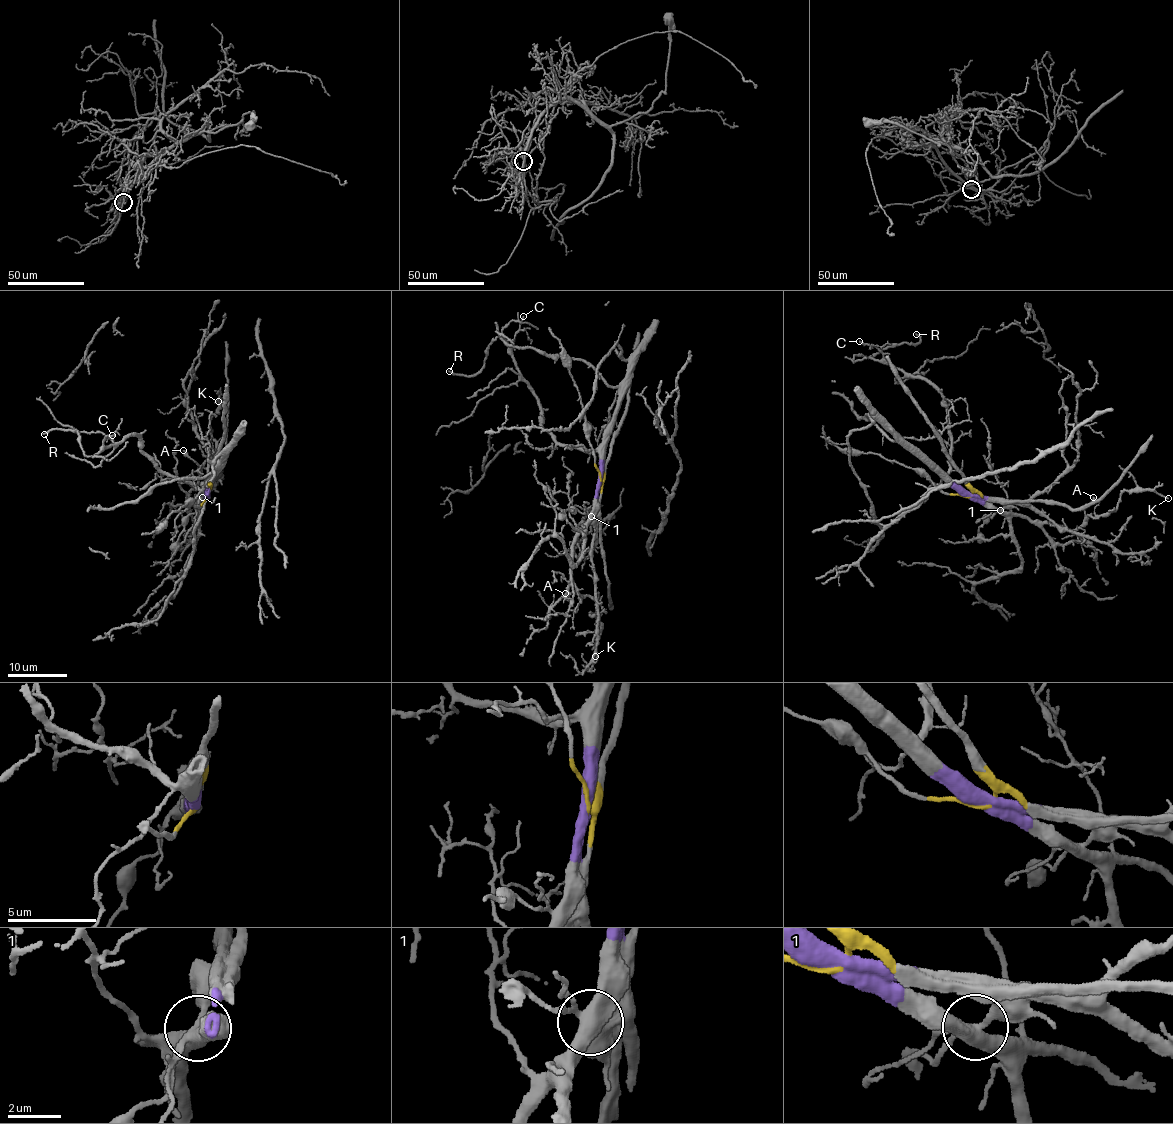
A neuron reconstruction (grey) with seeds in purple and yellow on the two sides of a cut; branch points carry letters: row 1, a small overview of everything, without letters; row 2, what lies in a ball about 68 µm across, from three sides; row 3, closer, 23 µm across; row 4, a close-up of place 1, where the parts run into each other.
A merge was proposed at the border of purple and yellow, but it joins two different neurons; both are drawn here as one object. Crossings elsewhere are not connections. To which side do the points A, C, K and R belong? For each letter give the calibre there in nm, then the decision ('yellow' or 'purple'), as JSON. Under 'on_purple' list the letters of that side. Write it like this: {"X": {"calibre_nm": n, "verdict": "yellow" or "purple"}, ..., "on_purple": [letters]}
{"A": {"calibre_nm": 320, "verdict": "purple"}, "C": {"calibre_nm": 180, "verdict": "purple"}, "K": {"calibre_nm": 130, "verdict": "purple"}, "R": {"calibre_nm": 190, "verdict": "purple"}, "on_purple": ["A", "C", "K", "R"]}

